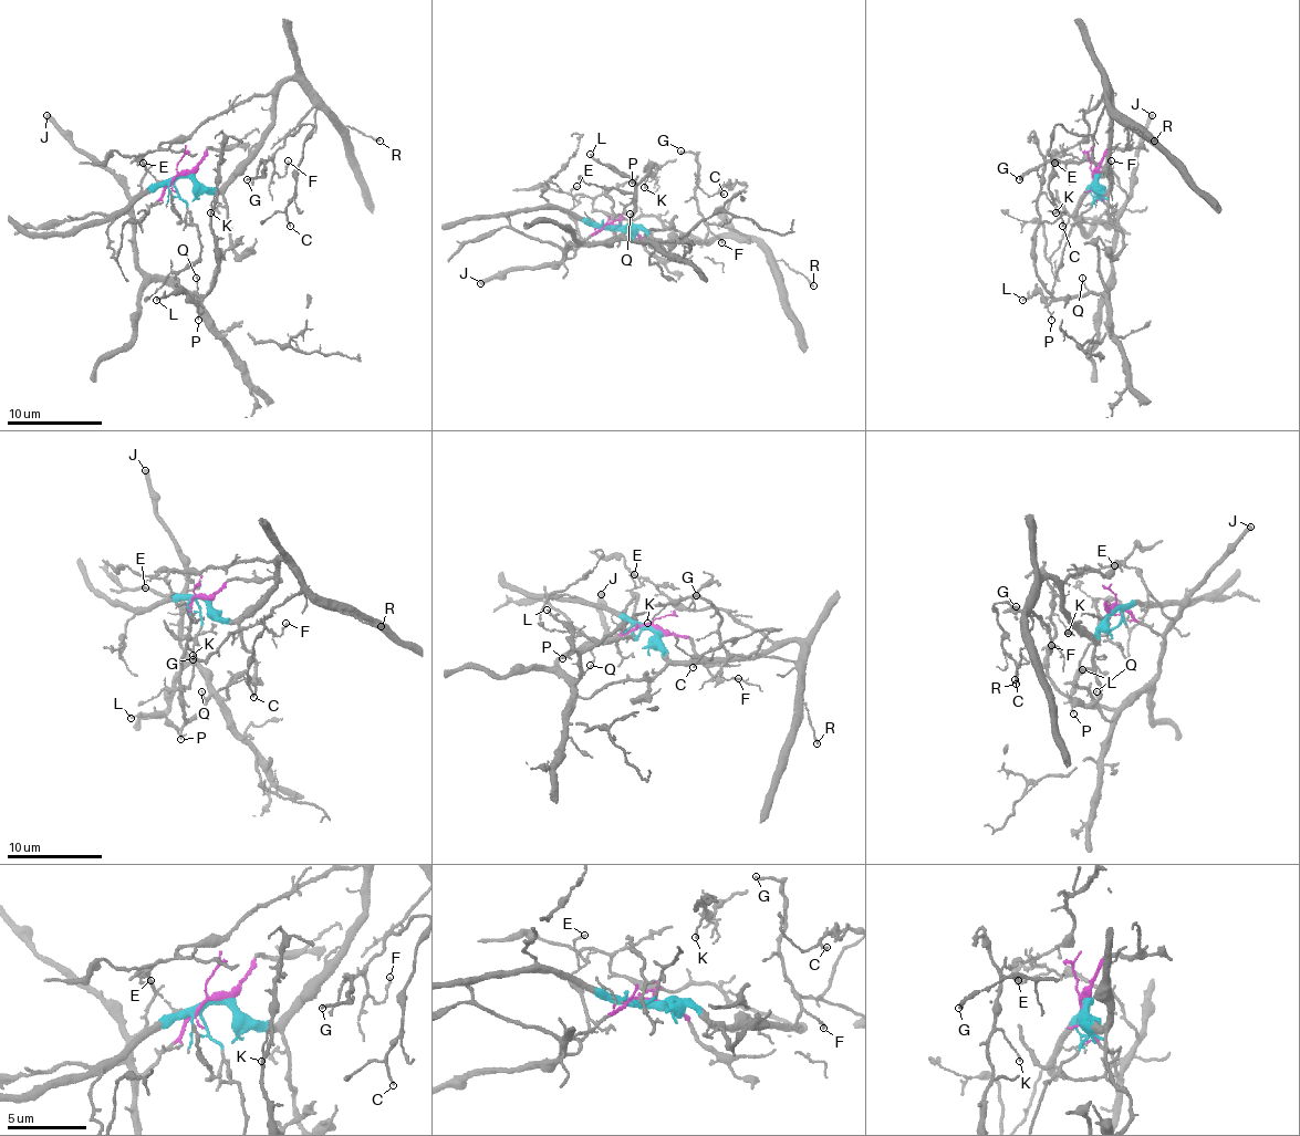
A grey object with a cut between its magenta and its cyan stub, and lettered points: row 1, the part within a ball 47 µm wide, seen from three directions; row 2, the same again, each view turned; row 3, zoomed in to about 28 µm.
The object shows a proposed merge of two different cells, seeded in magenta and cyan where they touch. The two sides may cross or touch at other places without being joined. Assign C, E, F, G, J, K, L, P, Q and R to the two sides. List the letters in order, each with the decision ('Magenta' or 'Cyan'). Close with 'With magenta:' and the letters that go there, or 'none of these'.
C: Cyan
E: Magenta
F: Cyan
G: Cyan
J: Magenta
K: Magenta
L: Magenta
P: Magenta
Q: Magenta
R: Cyan
With magenta: E, J, K, L, P, Q

